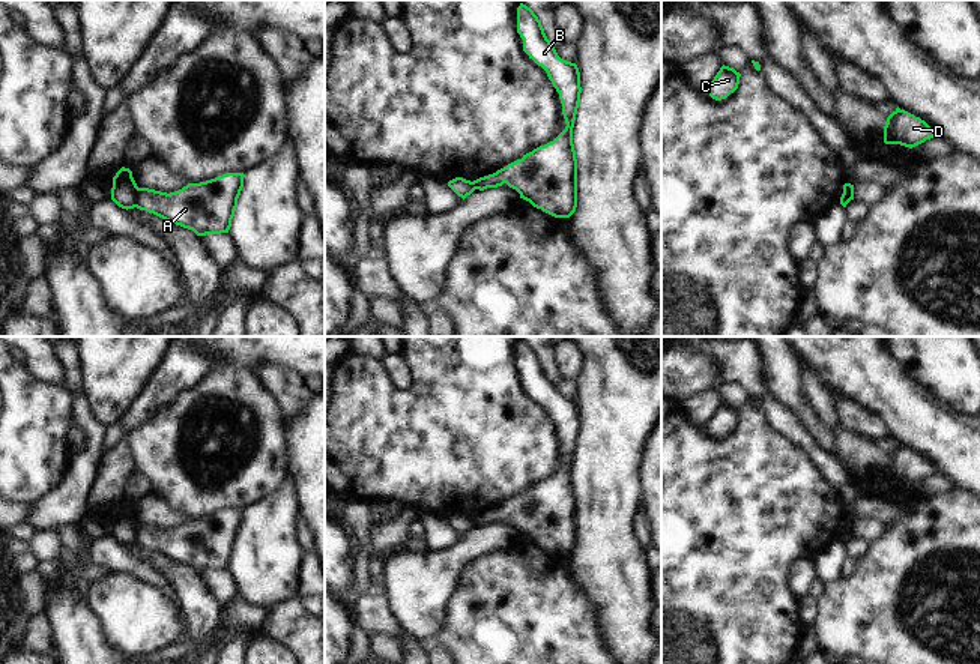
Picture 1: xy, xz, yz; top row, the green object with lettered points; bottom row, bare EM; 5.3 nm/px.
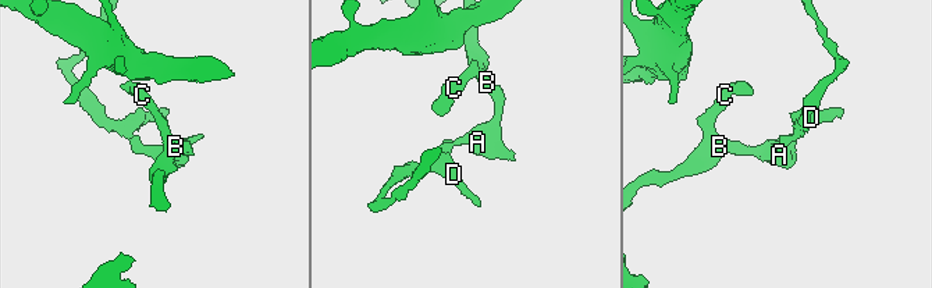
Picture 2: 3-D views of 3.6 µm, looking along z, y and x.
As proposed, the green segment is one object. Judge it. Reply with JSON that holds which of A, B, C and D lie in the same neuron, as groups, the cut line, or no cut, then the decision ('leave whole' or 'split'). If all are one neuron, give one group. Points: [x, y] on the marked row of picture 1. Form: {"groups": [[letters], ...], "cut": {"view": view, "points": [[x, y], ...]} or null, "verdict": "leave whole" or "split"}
{"groups": [["A", "B", "C"], ["D"]], "cut": {"view": "xy", "points": [[139, 188], [134, 206]]}, "verdict": "split"}

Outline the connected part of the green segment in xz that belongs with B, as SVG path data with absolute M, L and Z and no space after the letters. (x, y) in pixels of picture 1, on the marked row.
M520 3L517 8L517 33L523 39L523 51L538 66L541 66L553 87L559 93L562 104L562 114L565 119L565 129L550 143L534 149L507 167L493 174L473 180L475 189L484 191L487 188L498 188L507 183L520 194L520 198L529 201L534 207L555 218L570 218L577 207L577 159L573 144L573 128L580 102L580 72L576 63L561 59L555 47L547 39L541 21L531 8Z

